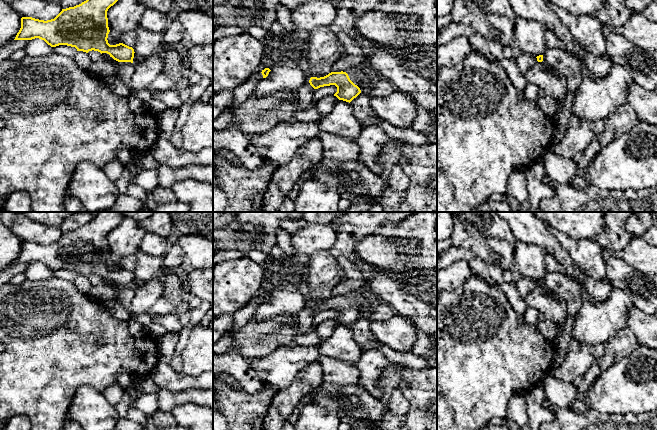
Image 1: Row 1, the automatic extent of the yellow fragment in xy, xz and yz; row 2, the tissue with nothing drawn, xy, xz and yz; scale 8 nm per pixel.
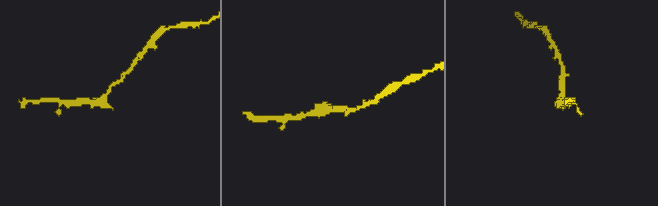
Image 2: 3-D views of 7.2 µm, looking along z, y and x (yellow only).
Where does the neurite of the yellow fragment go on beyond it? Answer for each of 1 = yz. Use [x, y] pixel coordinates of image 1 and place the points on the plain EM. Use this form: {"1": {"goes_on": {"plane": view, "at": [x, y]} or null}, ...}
{"1": {"goes_on": null}}

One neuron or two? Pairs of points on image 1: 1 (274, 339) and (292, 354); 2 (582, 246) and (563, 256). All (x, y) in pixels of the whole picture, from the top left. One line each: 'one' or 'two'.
1: two
2: two

